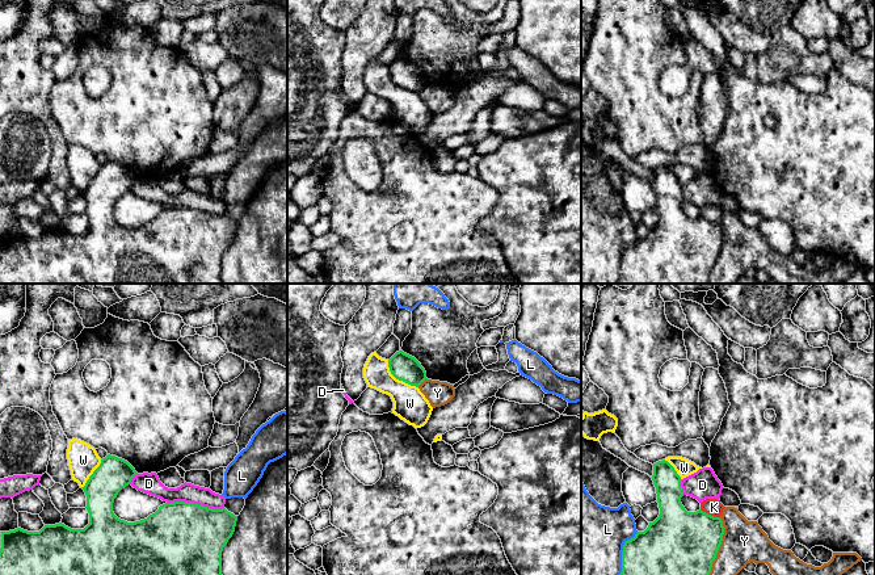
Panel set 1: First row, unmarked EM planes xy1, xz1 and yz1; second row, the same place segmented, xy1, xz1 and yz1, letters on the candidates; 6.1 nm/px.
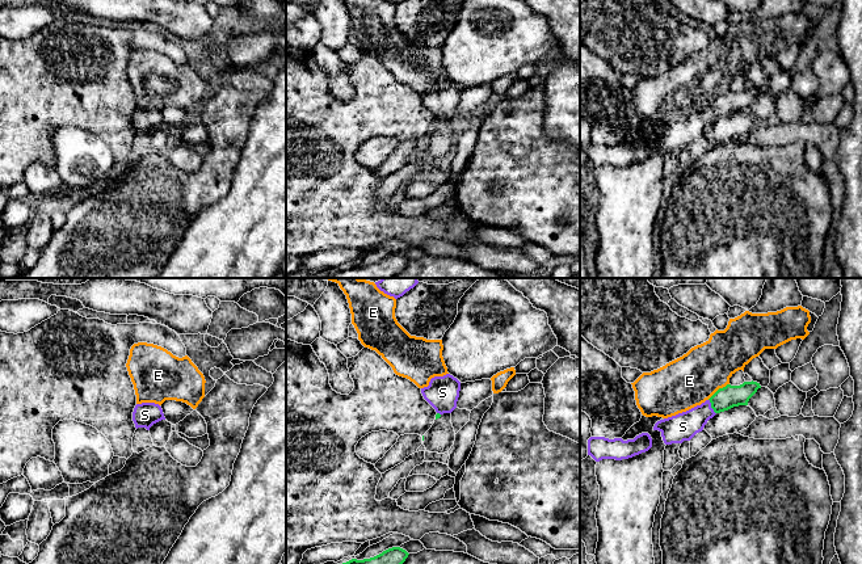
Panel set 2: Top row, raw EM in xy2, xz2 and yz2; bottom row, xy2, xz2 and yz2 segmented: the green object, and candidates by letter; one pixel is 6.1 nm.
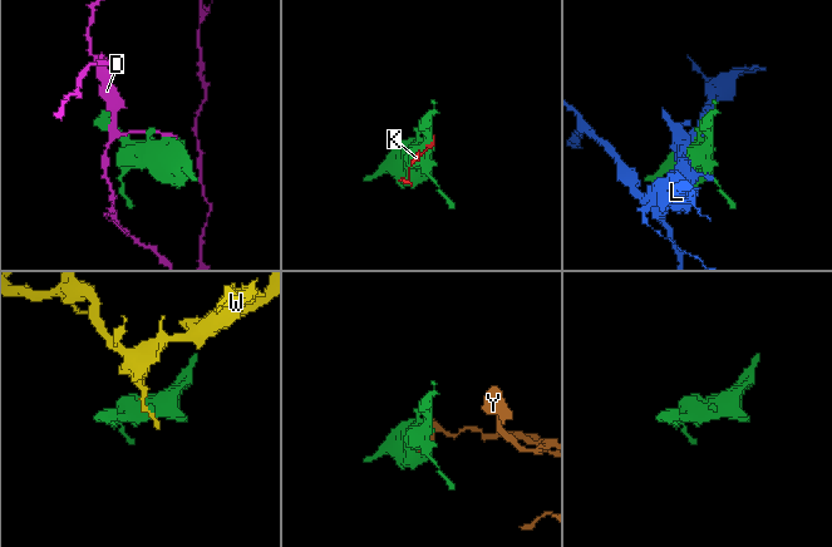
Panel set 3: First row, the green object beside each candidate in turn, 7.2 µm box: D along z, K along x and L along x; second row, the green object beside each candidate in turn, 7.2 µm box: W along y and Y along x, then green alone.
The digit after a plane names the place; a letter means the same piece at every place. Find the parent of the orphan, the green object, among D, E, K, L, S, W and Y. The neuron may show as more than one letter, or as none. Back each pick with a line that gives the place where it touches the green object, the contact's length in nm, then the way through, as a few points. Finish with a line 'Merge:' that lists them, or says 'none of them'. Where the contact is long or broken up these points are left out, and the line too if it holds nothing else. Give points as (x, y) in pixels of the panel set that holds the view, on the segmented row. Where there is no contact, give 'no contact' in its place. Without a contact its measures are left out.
S: contact yz2 (711, 407); length 100 nm; way yz2 (728, 396), (711, 407), (682, 426)
Merge: S

